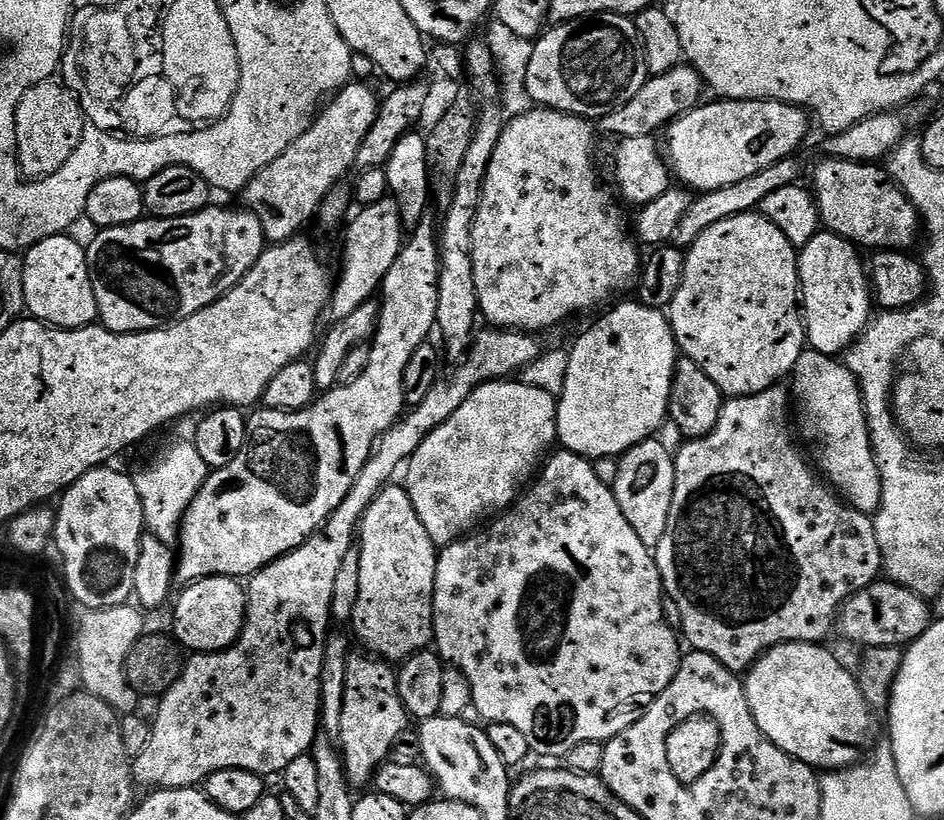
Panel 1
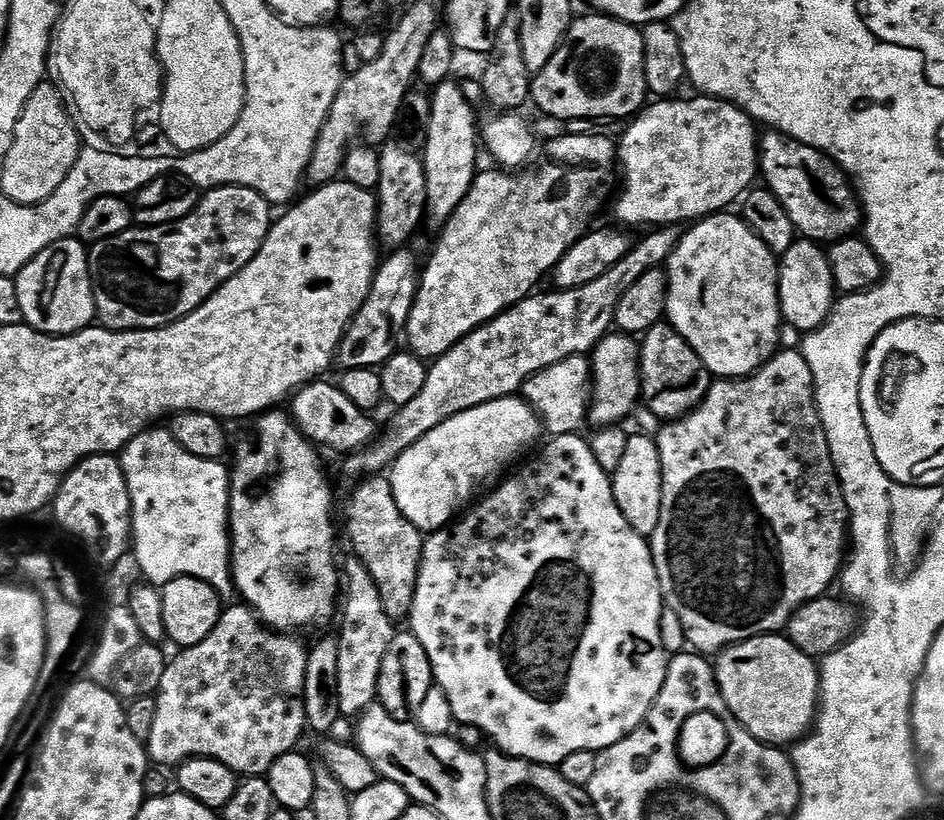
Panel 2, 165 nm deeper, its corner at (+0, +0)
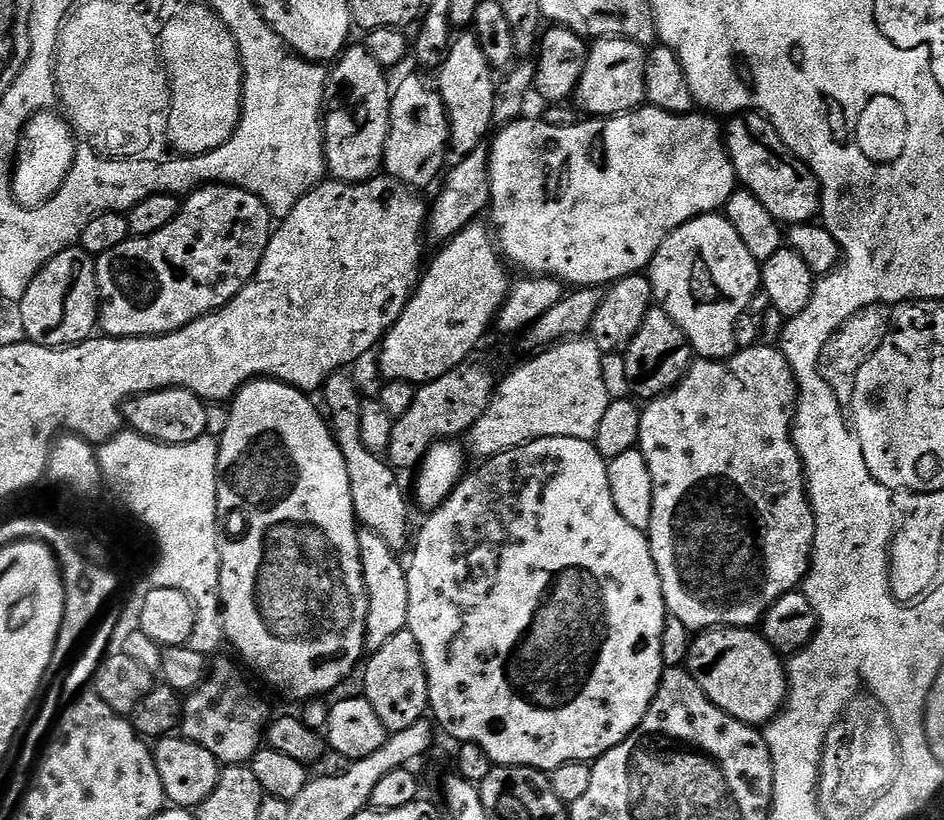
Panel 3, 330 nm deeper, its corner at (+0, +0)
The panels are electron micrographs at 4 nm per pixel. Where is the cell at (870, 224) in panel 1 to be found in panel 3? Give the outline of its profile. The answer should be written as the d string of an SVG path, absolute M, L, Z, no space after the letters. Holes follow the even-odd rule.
M740 110L723 129L724 146L736 171L737 181L774 214L781 225L807 224L820 214L820 183L814 174L788 151L774 126L760 113Z

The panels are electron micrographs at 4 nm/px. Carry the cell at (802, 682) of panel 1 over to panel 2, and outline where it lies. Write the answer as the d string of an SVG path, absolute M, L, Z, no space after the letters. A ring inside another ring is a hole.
M787 635L752 636L741 644L731 644L715 657L714 667L716 681L726 706L734 714L734 718L738 718L738 722L742 722L742 726L750 730L750 734L754 734L754 738L764 744L788 746L809 735L820 703L820 669L813 657L802 654L798 646L788 641Z

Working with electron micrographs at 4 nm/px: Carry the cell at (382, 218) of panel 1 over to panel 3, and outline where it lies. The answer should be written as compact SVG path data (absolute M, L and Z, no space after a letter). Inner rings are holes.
M417 75L402 77L400 85L392 88L390 130L382 165L391 179L407 184L413 190L421 190L427 184L435 185L445 171L444 159L450 156L450 126L440 93L423 80L423 75Z

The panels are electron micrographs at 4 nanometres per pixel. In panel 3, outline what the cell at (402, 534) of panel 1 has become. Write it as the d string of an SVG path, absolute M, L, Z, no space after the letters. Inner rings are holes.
M341 370L335 376L331 376L325 382L322 389L322 397L324 396L323 407L326 409L326 419L330 425L330 431L336 438L336 447L342 450L344 455L344 465L346 466L346 474L350 474L350 494L352 495L352 511L355 519L359 521L363 527L369 528L374 534L378 534L378 538L382 538L382 542L386 542L394 550L407 549L410 544L410 532L408 536L408 504L404 501L404 492L400 489L400 484L396 481L398 476L397 469L388 463L387 459L381 458L377 453L371 452L362 442L362 434L360 433L360 405L362 403L362 395L356 389L354 381L348 377L347 371Z

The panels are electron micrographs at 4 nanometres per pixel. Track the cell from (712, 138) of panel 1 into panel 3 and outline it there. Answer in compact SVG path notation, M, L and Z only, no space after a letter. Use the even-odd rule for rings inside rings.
M641 106L625 112L622 116L584 118L574 125L548 125L543 118L528 119L521 118L503 125L491 137L488 153L490 194L492 195L490 217L492 216L493 225L491 224L491 227L494 229L495 239L498 241L498 247L505 261L513 269L521 268L521 273L531 274L533 277L552 277L564 286L576 288L603 289L605 286L611 286L617 280L643 273L652 263L658 246L662 246L662 242L670 232L678 230L686 222L699 216L719 213L728 203L732 193L737 191L736 171L728 156L728 149L724 146L722 124L716 121L719 119L711 115L693 110L684 116L675 116L651 106Z

